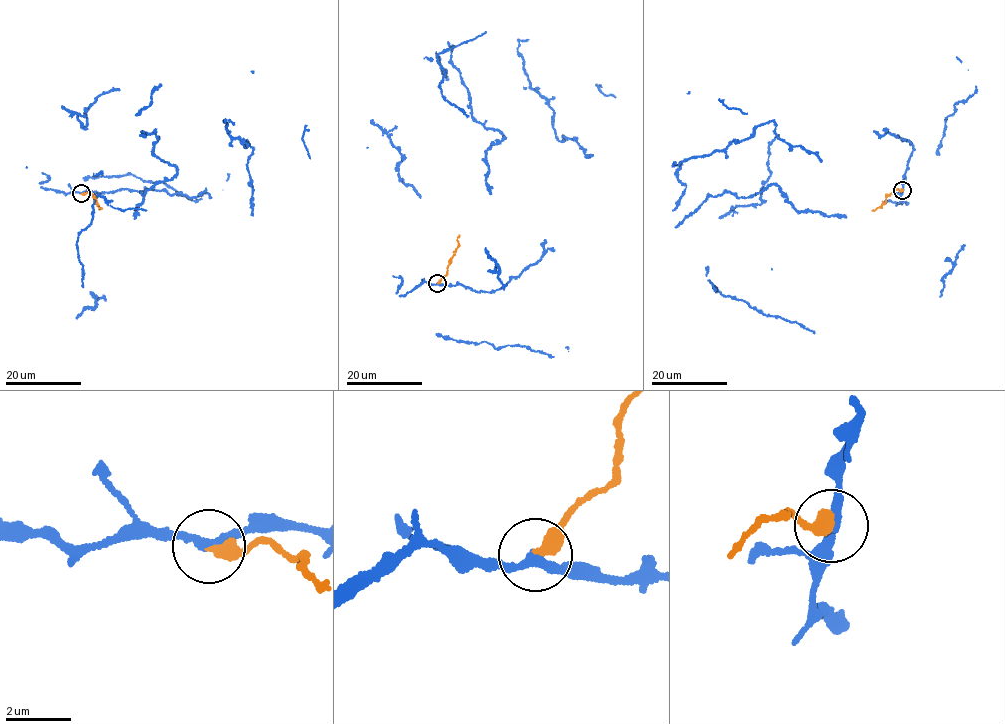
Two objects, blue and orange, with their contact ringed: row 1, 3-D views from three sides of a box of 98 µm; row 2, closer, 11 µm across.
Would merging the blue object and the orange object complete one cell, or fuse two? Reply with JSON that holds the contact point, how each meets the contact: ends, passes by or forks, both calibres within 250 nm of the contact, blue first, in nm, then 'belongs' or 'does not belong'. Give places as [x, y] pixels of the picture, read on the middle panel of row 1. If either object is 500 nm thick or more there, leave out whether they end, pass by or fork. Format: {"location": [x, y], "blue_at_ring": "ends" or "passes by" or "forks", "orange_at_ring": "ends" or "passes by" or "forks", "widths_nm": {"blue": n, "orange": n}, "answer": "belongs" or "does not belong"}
{"location": [437, 283], "blue_at_ring": "passes by", "orange_at_ring": "ends", "widths_nm": {"blue": 260, "orange": 400}, "answer": "does not belong"}

